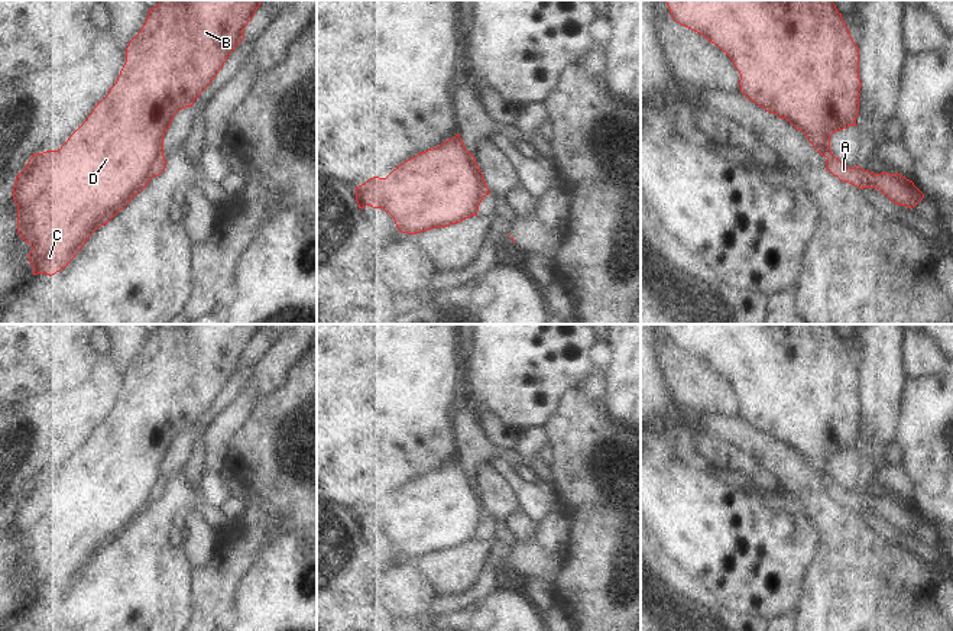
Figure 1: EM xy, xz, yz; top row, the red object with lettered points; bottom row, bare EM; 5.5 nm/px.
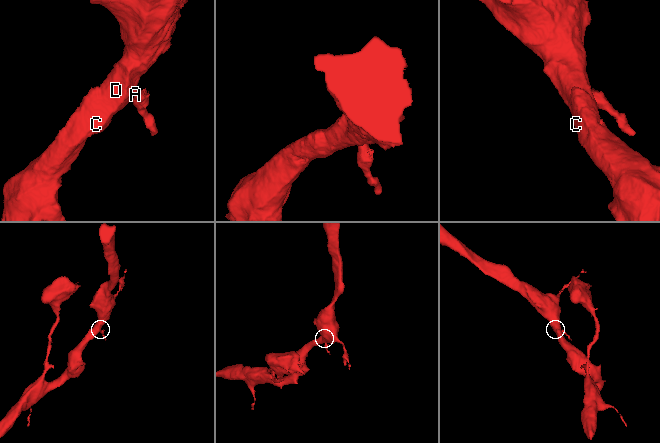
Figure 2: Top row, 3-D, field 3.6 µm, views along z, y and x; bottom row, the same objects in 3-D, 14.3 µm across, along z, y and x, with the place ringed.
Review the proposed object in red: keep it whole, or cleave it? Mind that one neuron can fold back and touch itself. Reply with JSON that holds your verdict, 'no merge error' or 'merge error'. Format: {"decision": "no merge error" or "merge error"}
{"decision": "merge error"}

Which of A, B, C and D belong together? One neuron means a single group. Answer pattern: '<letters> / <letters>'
A / B C D

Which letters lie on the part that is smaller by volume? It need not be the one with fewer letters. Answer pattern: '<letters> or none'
A

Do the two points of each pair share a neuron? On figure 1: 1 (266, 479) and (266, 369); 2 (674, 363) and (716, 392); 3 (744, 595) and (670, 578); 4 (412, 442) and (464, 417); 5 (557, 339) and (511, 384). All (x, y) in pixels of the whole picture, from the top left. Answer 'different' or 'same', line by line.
1: different
2: same
3: different
4: different
5: same

